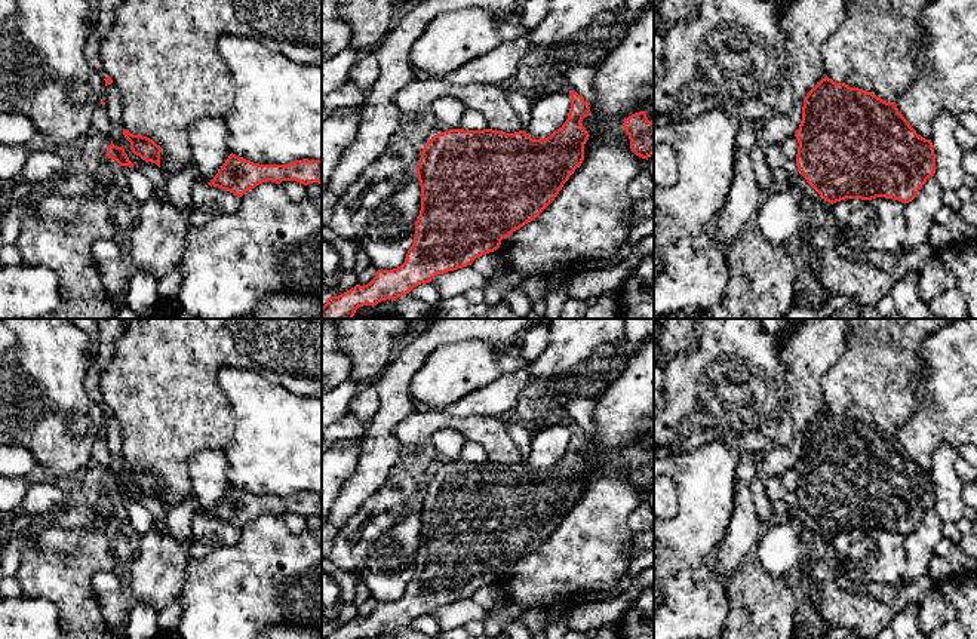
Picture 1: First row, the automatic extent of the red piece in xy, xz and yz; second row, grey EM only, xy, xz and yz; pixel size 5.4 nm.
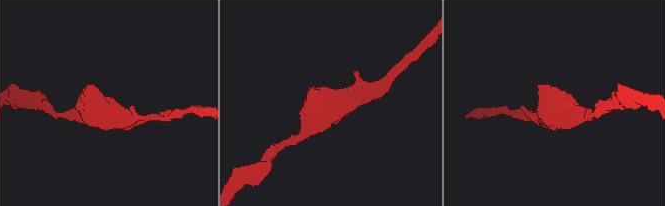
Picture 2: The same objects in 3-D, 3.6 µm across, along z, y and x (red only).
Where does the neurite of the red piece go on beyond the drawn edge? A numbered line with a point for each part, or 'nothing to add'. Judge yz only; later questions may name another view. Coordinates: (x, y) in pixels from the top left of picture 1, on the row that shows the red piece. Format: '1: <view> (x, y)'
nothing to add

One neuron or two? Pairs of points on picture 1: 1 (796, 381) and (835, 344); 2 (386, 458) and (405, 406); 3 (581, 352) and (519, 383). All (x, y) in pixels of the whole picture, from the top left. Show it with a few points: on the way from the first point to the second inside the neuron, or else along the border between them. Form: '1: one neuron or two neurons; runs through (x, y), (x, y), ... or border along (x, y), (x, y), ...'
1: one neuron; runs through (805, 372), (826, 352)
2: one neuron; runs through (386, 445), (386, 426), (392, 420)
3: two neurons; border along (530, 368), (530, 383), (510, 408)

